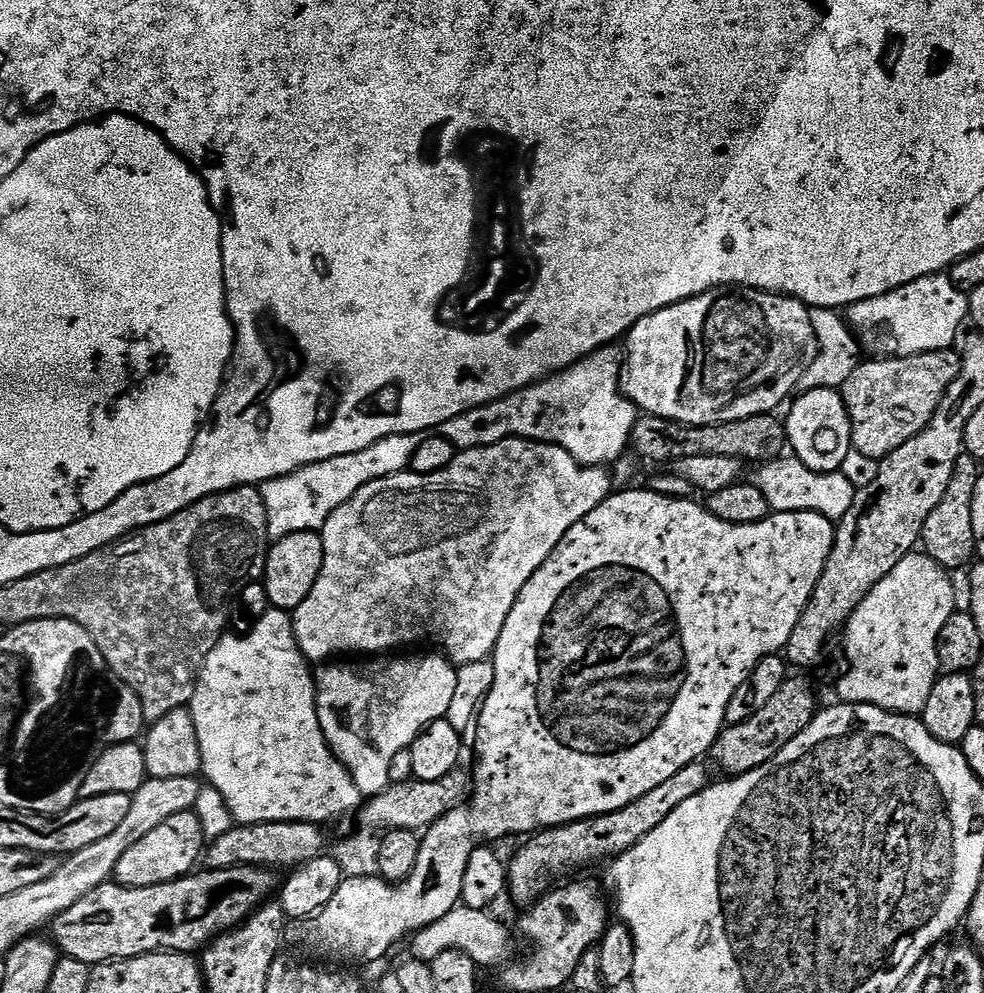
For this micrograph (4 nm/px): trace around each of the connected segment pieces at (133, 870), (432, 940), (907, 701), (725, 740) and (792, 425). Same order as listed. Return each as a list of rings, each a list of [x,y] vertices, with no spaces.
[[[195,811],[172,815],[122,854],[116,864],[115,883],[125,884],[127,888],[145,888],[189,875],[197,867],[196,859],[201,859],[205,842],[202,826]]]
[[[458,905],[446,916],[413,935],[411,957],[429,964],[442,952],[458,950],[466,953],[476,965],[482,968],[494,965],[497,967],[505,963],[511,957],[509,954],[512,950],[512,936],[500,921],[490,915],[492,914],[485,909]]]
[[[916,550],[911,554],[902,558],[902,562],[898,562],[898,566],[894,566],[894,570],[890,570],[888,574],[880,582],[872,587],[866,594],[866,598],[858,606],[858,610],[854,610],[852,617],[848,619],[844,636],[844,652],[848,655],[848,669],[844,672],[844,677],[836,684],[836,692],[841,701],[846,704],[873,704],[879,708],[884,708],[888,712],[899,712],[901,714],[920,714],[923,713],[926,702],[930,698],[930,694],[934,690],[936,681],[941,675],[942,669],[939,662],[939,654],[936,649],[936,643],[939,641],[939,635],[943,628],[951,619],[956,608],[956,592],[952,589],[952,584],[948,581],[949,573],[936,560],[932,560],[923,551]]]
[[[794,676],[785,679],[778,693],[766,702],[762,710],[738,724],[727,725],[720,732],[712,744],[710,756],[722,766],[725,775],[738,776],[769,761],[786,742],[792,741],[811,722],[818,710],[812,686],[806,679]]]
[[[834,388],[812,389],[799,393],[791,401],[792,409],[786,415],[786,440],[796,457],[810,470],[820,473],[840,471],[852,447],[852,423],[843,395]]]

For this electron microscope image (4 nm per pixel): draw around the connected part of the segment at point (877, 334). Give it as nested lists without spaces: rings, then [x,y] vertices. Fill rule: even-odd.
[[[937,274],[934,276],[923,276],[917,280],[910,281],[909,284],[904,284],[901,288],[893,288],[892,291],[876,296],[872,300],[863,300],[857,304],[850,304],[846,309],[846,320],[850,325],[851,331],[854,333],[855,339],[861,340],[864,343],[864,348],[876,358],[895,358],[897,356],[920,356],[923,352],[946,352],[953,347],[952,344],[956,340],[956,335],[960,332],[960,327],[966,324],[968,320],[968,297],[963,287],[957,287],[953,282],[951,275]]]

